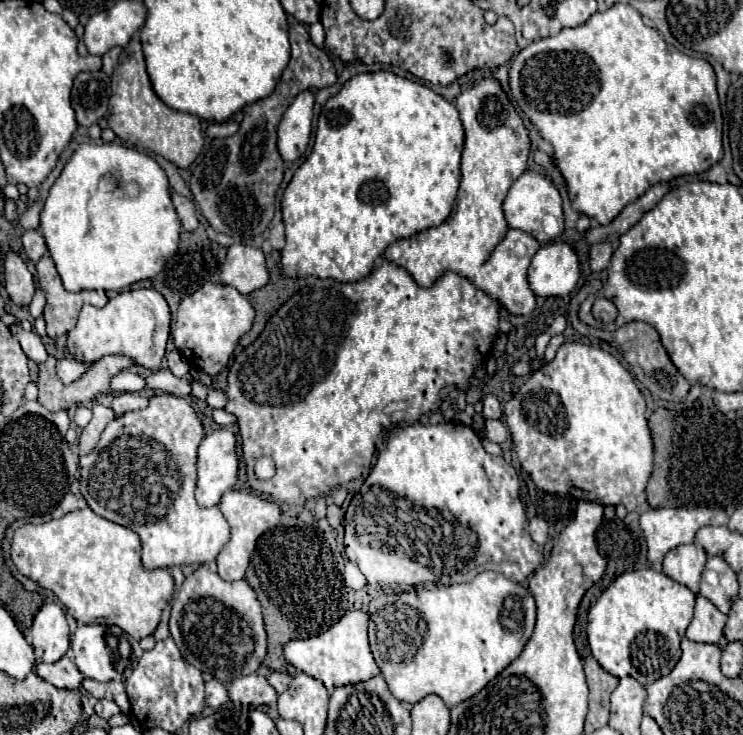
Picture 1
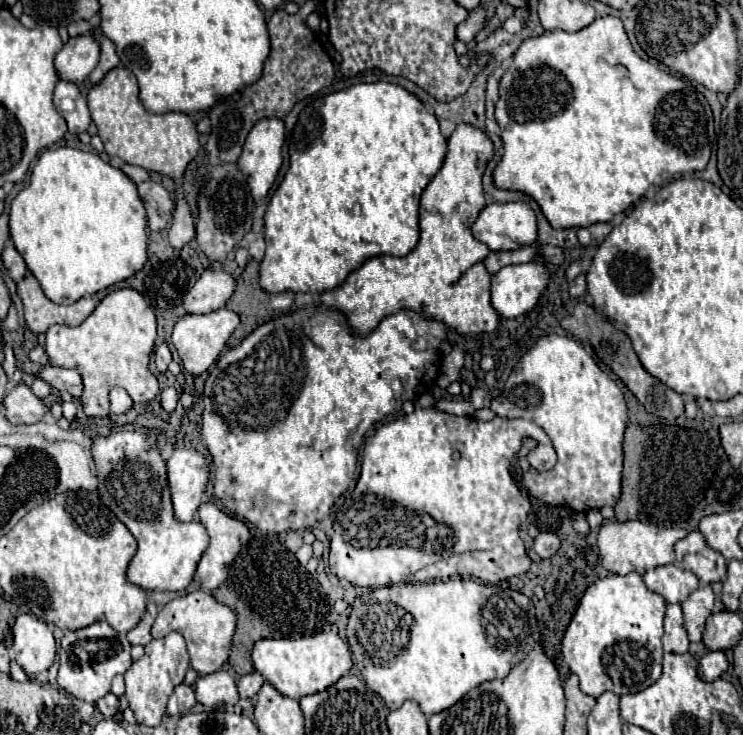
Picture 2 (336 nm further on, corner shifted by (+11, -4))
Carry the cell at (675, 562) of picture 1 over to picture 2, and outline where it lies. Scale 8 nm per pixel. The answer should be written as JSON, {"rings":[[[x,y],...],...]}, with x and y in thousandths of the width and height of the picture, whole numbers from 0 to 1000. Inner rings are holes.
{"rings":[[[896,767],[896,770],[886,770],[886,773],[875,773],[867,781],[867,792],[869,797],[894,811],[894,816],[899,822],[915,822],[926,814],[929,805],[934,805],[942,795],[939,784],[929,776],[921,776],[910,767]]]}

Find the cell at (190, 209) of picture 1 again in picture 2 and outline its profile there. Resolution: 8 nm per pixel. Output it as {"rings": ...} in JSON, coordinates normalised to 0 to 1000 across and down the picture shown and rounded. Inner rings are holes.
{"rings":[[[205,245],[205,248],[188,248],[186,264],[199,288],[199,310],[207,316],[223,313],[234,288],[234,272],[229,261],[215,248]]]}

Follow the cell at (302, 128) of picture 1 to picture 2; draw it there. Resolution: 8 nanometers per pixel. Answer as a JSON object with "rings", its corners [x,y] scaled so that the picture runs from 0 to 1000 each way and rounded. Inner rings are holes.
{"rings":[[[377,161],[350,163],[334,182],[323,212],[323,229],[328,229],[328,237],[334,239],[342,269],[358,267],[366,256],[380,226],[380,199],[382,166]]]}

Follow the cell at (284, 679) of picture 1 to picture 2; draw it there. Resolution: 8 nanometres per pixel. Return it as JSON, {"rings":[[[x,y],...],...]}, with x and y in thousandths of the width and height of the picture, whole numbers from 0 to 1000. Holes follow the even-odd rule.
{"rings":[[[339,914],[339,917],[331,917],[331,920],[326,920],[326,922],[320,925],[320,941],[323,941],[326,950],[342,952],[345,944],[350,941],[353,931],[355,931],[355,922],[353,922],[347,914]]]}

